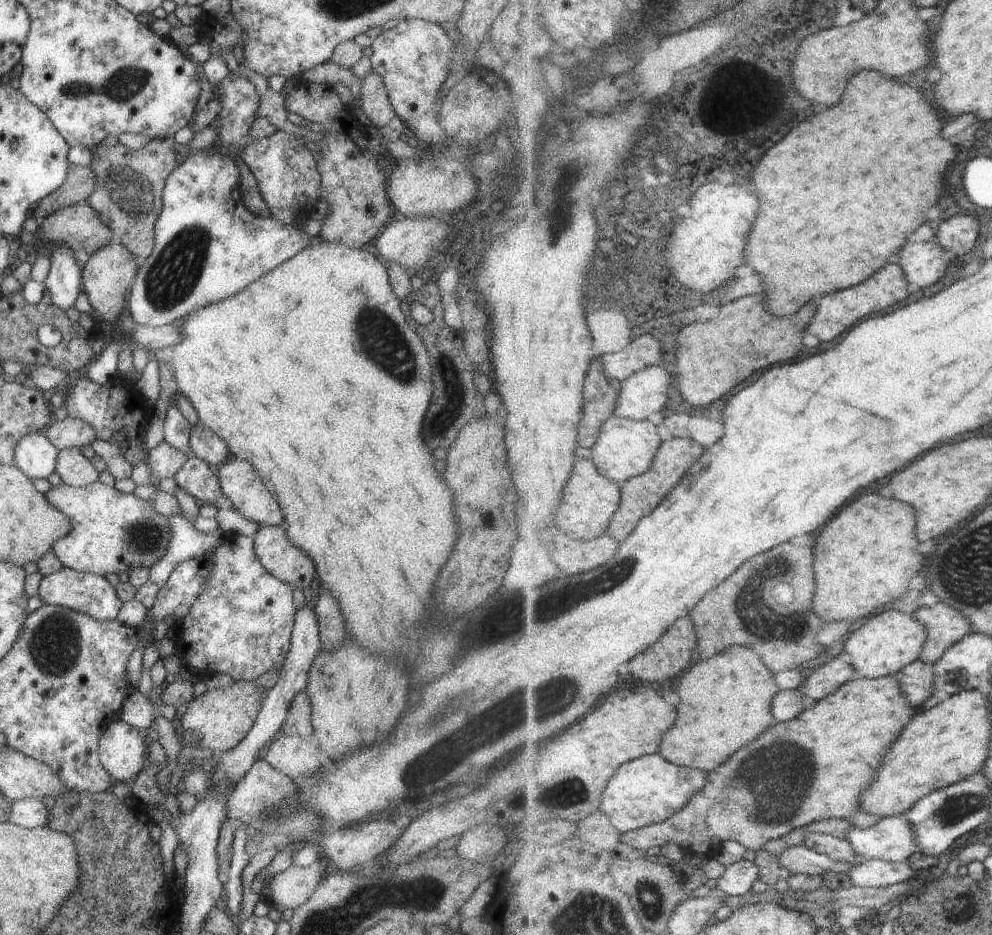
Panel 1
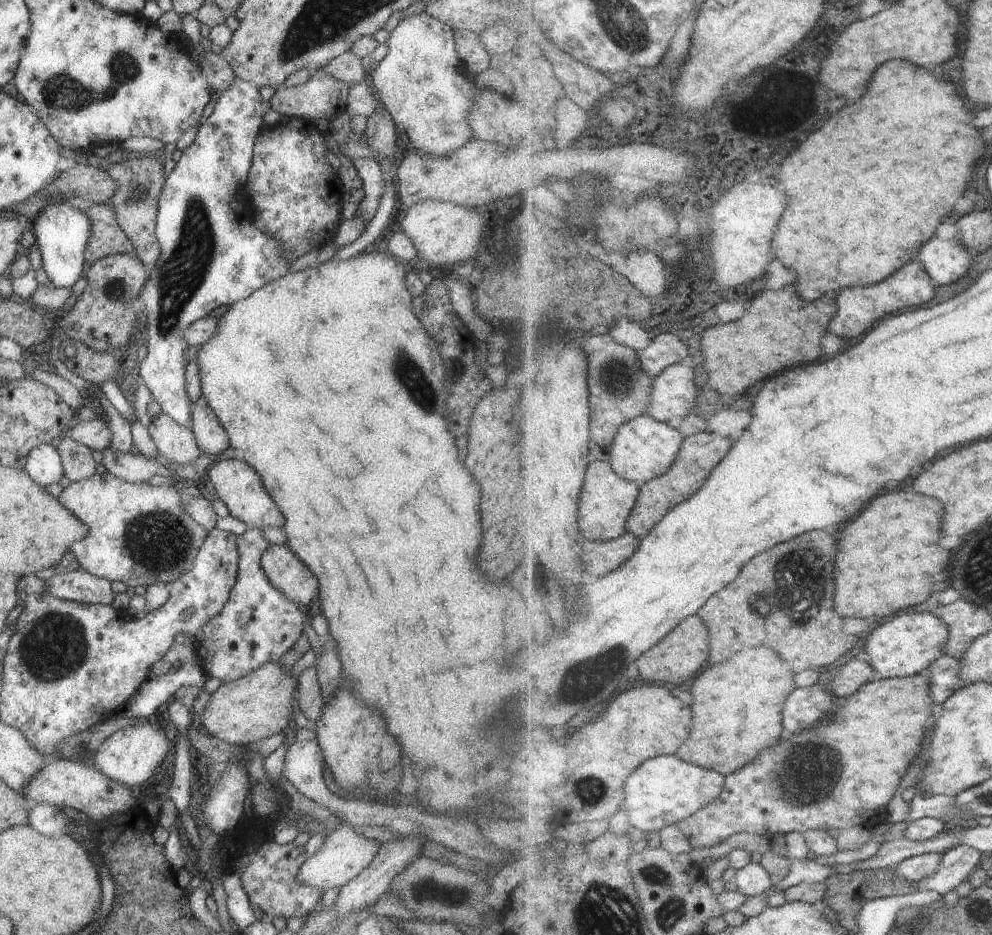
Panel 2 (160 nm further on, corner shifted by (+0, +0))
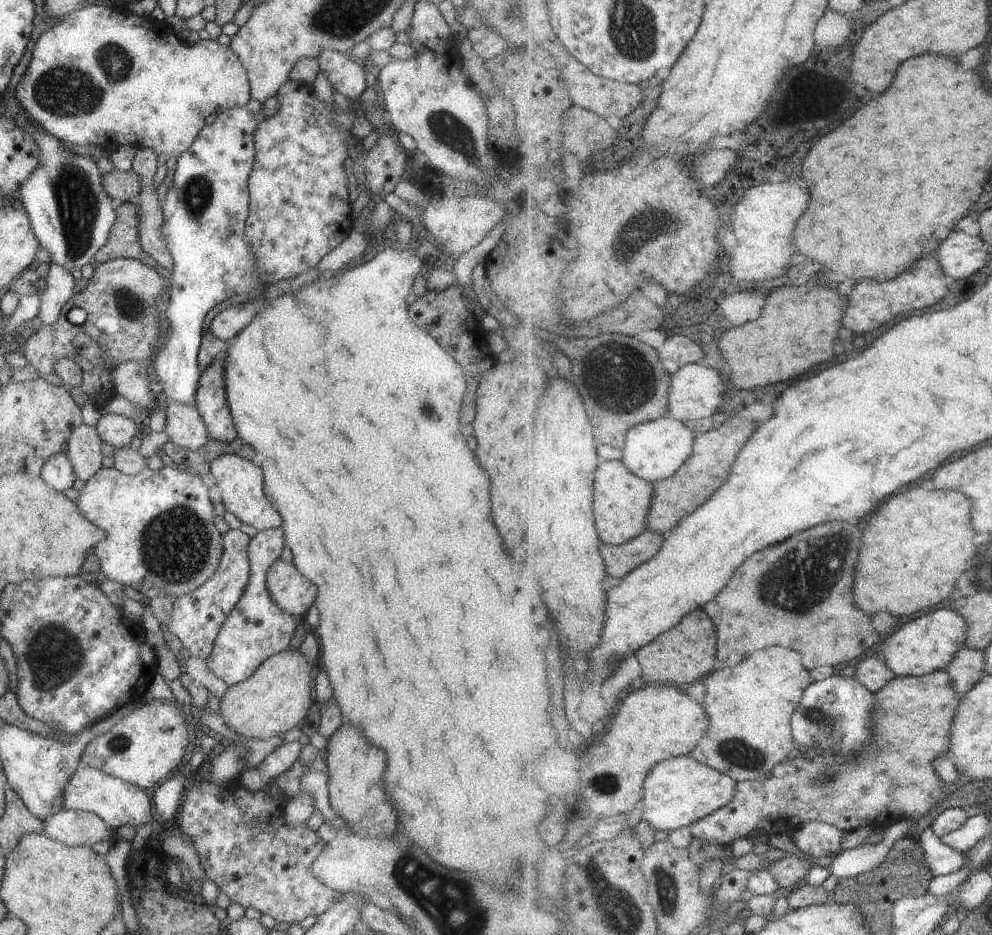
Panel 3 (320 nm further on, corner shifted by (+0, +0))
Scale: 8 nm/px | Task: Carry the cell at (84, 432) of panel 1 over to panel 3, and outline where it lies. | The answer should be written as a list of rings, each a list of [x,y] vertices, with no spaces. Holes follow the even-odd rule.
[[[114,413],[101,415],[94,428],[99,440],[113,448],[129,445],[131,438],[136,436],[135,430],[137,430],[131,418]]]

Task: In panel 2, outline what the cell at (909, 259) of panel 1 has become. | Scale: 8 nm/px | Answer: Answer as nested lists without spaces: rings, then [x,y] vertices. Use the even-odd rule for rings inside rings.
[[[957,237],[952,240],[931,238],[923,244],[917,260],[925,266],[925,272],[936,286],[945,286],[957,282],[969,272],[973,265],[972,257]]]

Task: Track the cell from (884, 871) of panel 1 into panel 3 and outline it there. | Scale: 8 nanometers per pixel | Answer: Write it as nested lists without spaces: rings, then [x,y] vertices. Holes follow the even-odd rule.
[[[931,826],[922,833],[920,840],[925,854],[923,862],[933,876],[953,874],[967,866],[967,856],[946,846]]]

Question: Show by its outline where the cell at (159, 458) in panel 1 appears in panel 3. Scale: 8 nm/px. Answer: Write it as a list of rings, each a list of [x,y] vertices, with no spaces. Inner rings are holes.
[[[165,403],[165,426],[163,433],[179,450],[193,452],[207,442],[207,430],[191,404]]]

